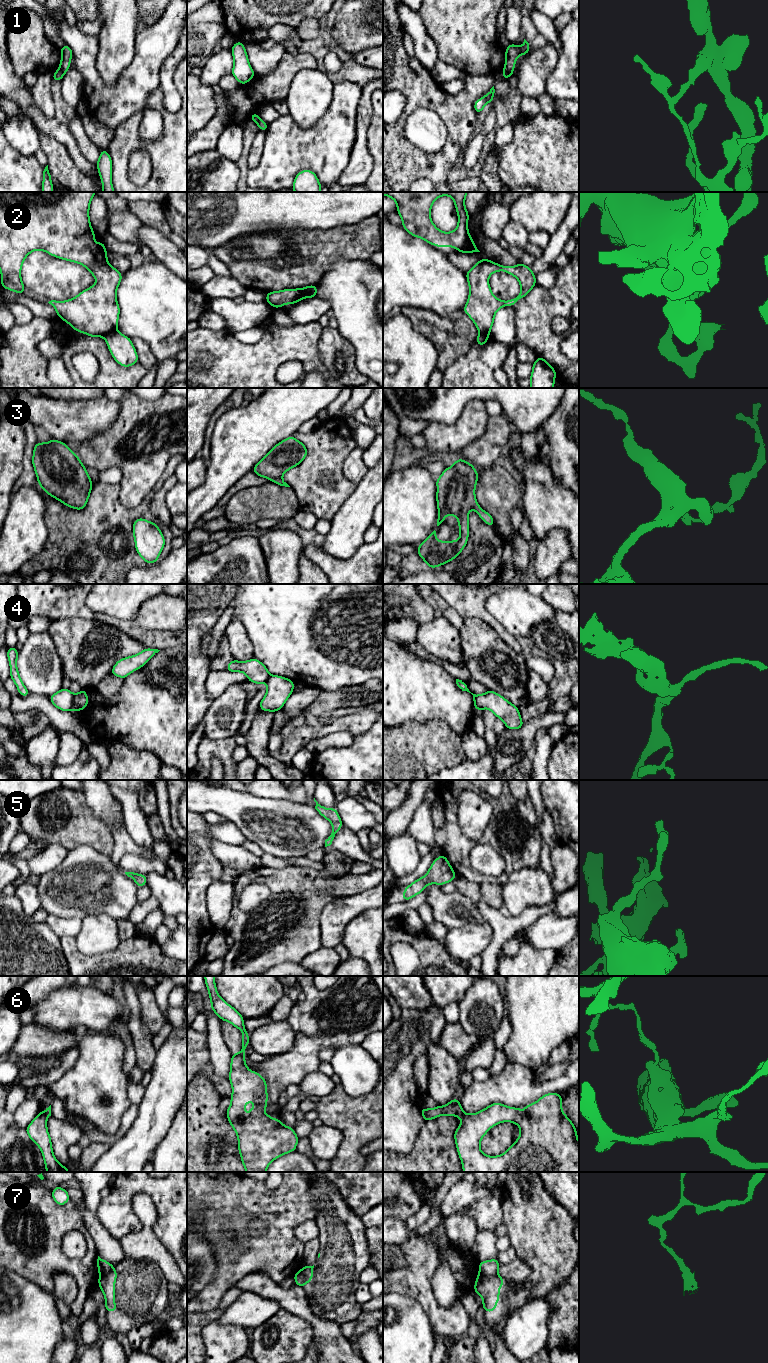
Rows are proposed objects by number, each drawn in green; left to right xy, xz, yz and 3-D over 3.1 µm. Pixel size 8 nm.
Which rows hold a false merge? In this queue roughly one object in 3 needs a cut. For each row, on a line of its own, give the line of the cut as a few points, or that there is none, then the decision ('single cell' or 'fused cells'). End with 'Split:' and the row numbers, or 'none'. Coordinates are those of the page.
1: cut in yz along (504, 68), (510, 75); fused cells
2: cut in xy along (115, 329), (103, 336); fused cells
3: no cut; single cell
4: cut in xy along (74, 695), (73, 709); fused cells
5: no cut; single cell
6: cut in xy along (43, 1111), (46, 1117); fused cells
7: cut in yz along (479, 1271), (488, 1275), (497, 1274); fused cells
Split: 1, 2, 4, 6, 7

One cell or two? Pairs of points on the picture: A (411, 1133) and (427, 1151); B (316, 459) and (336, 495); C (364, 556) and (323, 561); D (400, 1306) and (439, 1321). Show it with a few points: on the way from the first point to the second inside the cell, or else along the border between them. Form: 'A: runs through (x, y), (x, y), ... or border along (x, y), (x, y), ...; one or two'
A: border along (425, 1122), (414, 1147), (407, 1153), (398, 1153); two
B: runs through (314, 470), (314, 483), (325, 494); one
C: runs through (354, 565), (333, 565); one
D: border along (413, 1298), (425, 1312), (431, 1329), (437, 1337); two

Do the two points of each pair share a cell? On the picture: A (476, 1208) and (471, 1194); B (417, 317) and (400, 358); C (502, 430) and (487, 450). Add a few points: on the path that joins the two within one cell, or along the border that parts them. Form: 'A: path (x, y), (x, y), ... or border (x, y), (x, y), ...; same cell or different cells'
A: border (492, 1191), (490, 1195), (462, 1204), (458, 1208); different cells
B: border (401, 312), (411, 323), (411, 326), (431, 342); different cells
C: path (497, 435), (489, 445); same cell

